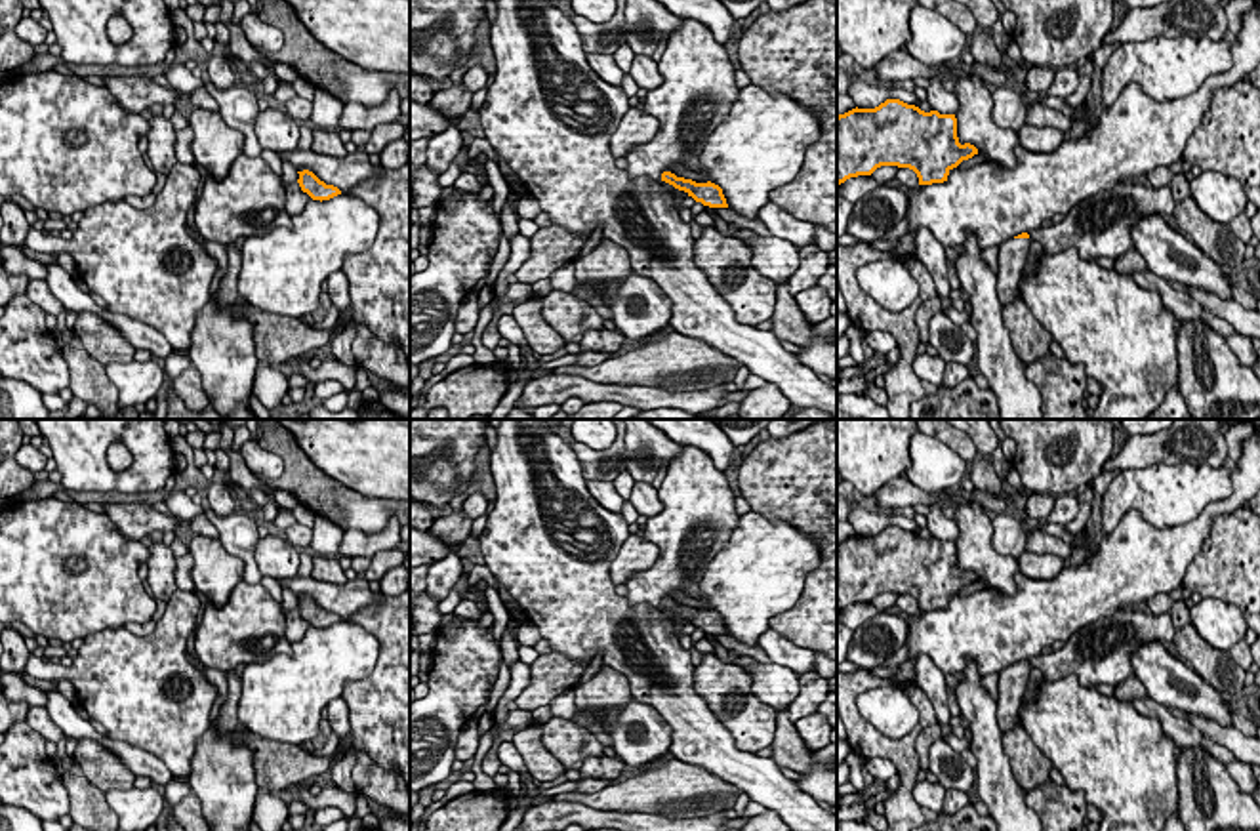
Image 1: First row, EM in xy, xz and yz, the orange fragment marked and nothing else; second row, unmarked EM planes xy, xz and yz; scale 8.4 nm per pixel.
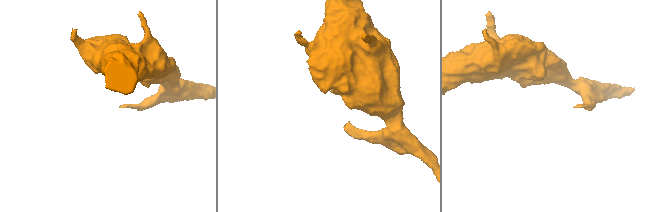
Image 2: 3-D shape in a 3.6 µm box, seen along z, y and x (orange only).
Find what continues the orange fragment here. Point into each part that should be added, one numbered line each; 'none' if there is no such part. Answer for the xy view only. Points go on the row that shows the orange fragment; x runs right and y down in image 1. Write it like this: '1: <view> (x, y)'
none

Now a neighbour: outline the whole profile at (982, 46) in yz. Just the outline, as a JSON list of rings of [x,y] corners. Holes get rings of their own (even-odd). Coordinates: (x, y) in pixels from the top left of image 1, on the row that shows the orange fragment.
[[[984,30],[976,32],[970,40],[970,50],[976,63],[999,67],[1003,61],[1003,53],[997,50],[993,36]]]

